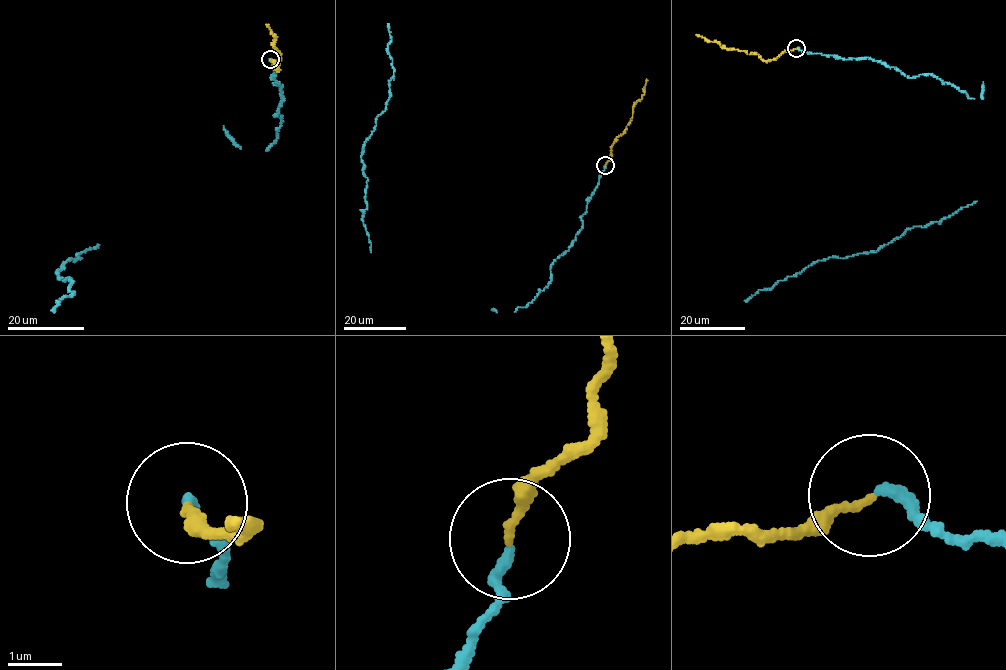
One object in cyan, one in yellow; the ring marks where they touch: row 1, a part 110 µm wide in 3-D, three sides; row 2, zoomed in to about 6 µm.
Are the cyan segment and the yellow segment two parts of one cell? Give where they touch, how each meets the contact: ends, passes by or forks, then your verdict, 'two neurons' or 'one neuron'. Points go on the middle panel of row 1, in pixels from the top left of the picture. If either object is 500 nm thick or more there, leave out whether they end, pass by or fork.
place (605, 165); cyan ends; yellow ends; one neuron

